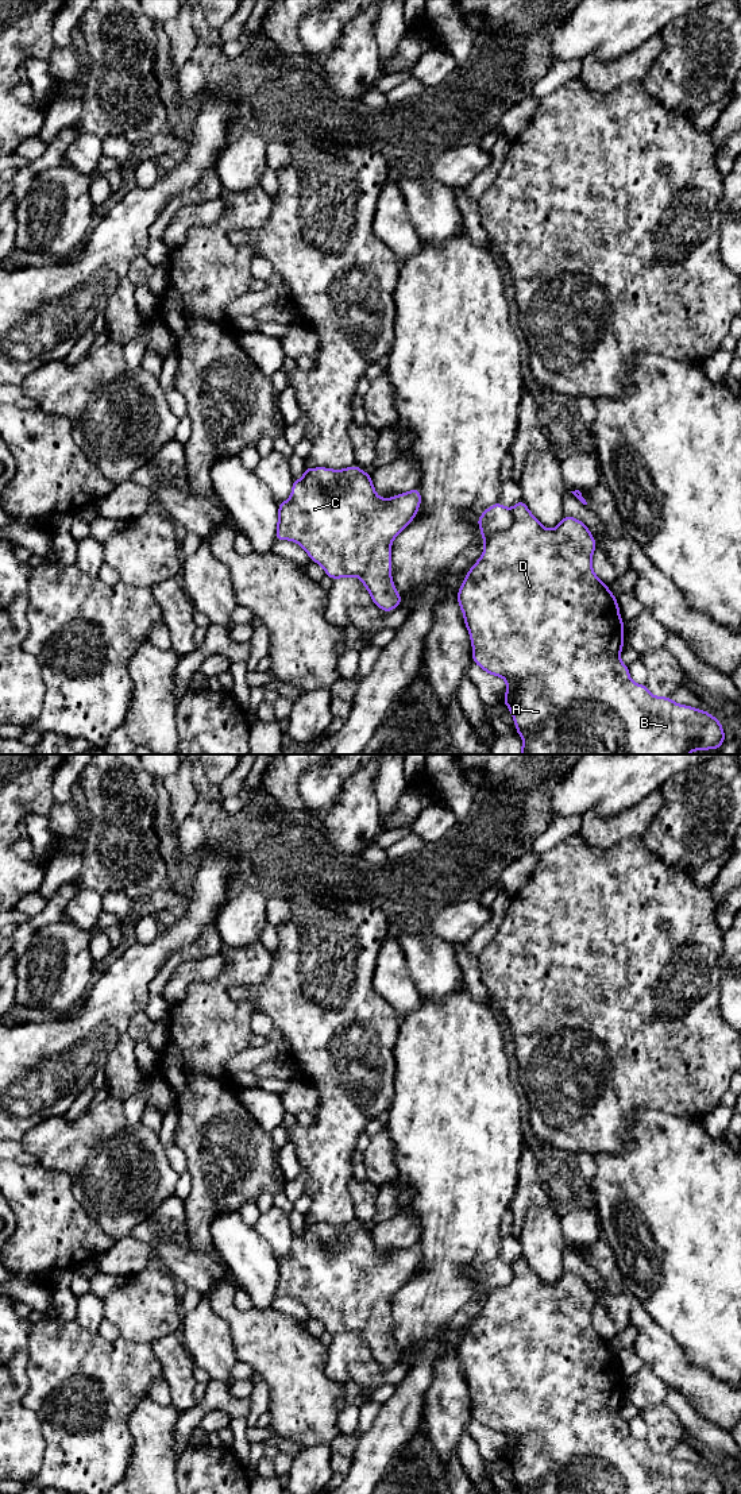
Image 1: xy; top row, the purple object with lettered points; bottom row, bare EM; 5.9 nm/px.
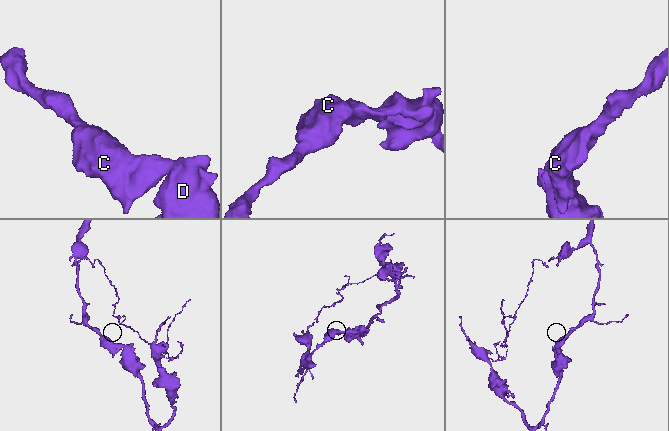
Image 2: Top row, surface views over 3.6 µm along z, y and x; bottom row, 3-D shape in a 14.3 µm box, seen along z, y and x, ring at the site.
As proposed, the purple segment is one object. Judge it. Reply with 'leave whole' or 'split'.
split

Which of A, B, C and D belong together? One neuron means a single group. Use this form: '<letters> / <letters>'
A B D / C

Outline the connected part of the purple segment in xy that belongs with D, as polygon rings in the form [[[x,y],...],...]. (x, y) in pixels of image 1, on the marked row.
[[[521,499],[512,507],[513,522],[507,529],[490,534],[485,540],[483,555],[468,570],[458,590],[459,607],[472,645],[472,661],[485,672],[506,680],[503,702],[510,710],[517,734],[524,738],[520,754],[688,754],[692,750],[719,749],[725,731],[719,721],[705,710],[675,703],[669,696],[652,695],[645,684],[636,684],[620,653],[624,648],[624,621],[620,617],[617,598],[595,575],[591,565],[597,548],[590,529],[578,518],[564,516],[553,529],[545,529]]]

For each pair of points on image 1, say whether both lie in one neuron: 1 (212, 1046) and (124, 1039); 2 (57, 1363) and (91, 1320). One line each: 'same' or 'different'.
1: different
2: different

